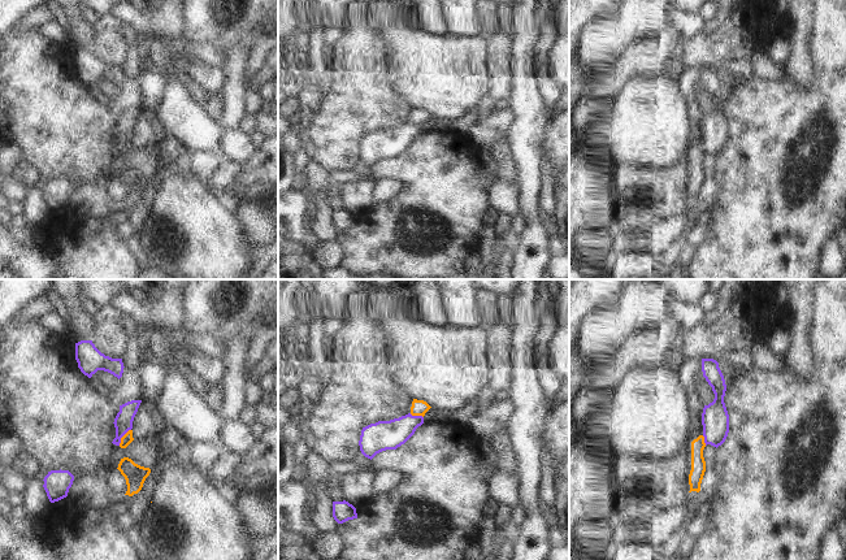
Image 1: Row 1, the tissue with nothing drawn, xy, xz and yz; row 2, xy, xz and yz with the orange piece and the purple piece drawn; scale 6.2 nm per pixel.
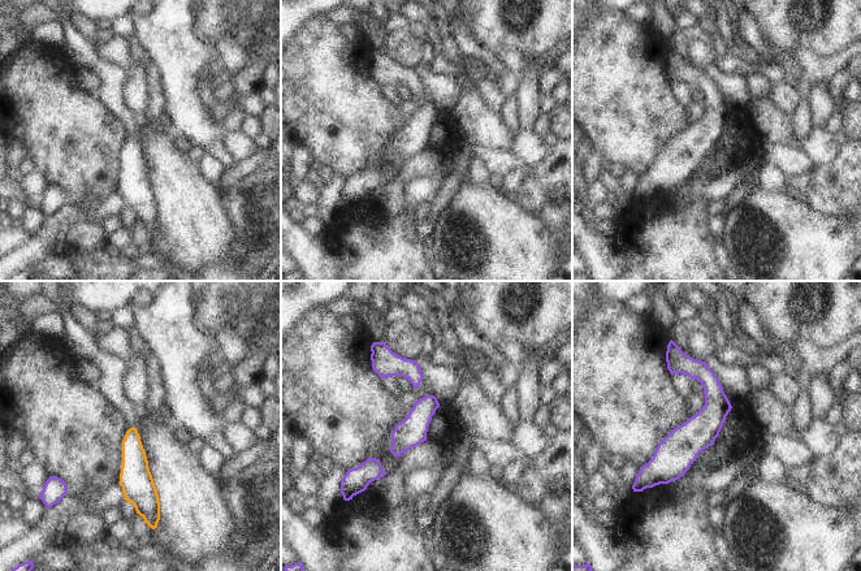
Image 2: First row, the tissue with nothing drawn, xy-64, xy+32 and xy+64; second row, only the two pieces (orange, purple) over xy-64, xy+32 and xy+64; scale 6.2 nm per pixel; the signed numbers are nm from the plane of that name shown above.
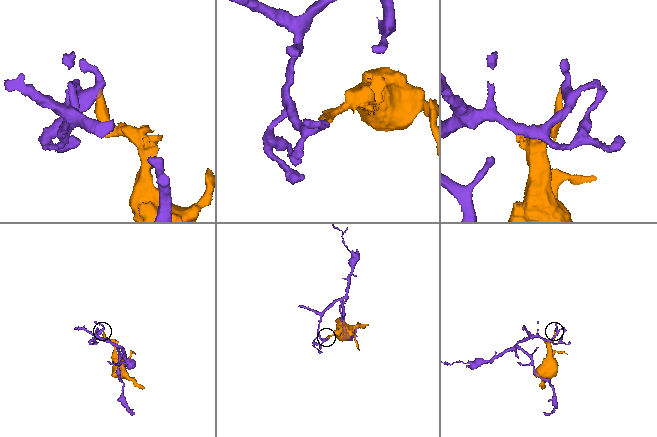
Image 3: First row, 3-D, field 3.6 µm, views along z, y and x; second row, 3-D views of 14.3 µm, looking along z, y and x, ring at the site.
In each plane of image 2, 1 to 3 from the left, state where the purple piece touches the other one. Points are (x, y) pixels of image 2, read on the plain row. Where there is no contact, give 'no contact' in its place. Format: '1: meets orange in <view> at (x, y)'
1: no contact
2: no contact
3: no contact

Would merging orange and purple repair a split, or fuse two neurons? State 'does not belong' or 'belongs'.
does not belong

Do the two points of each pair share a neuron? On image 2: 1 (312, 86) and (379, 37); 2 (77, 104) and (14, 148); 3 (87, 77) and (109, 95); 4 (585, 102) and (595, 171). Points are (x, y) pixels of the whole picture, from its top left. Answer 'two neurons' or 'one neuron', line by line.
1: two neurons
2: two neurons
3: two neurons
4: two neurons

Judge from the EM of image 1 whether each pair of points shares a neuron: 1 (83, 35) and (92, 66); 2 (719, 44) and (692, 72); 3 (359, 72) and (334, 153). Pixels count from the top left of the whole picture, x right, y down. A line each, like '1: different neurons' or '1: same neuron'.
1: same neuron
2: different neurons
3: same neuron

